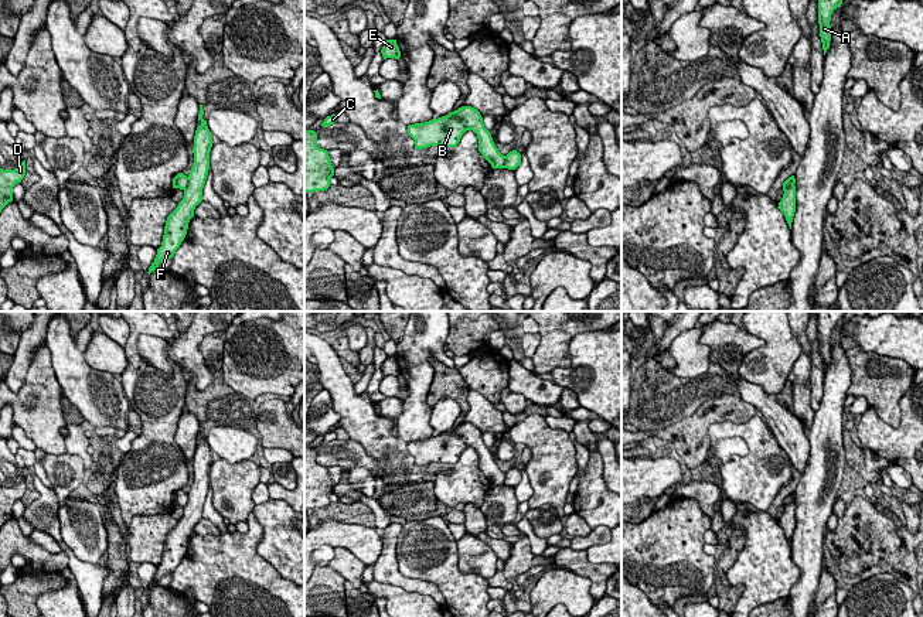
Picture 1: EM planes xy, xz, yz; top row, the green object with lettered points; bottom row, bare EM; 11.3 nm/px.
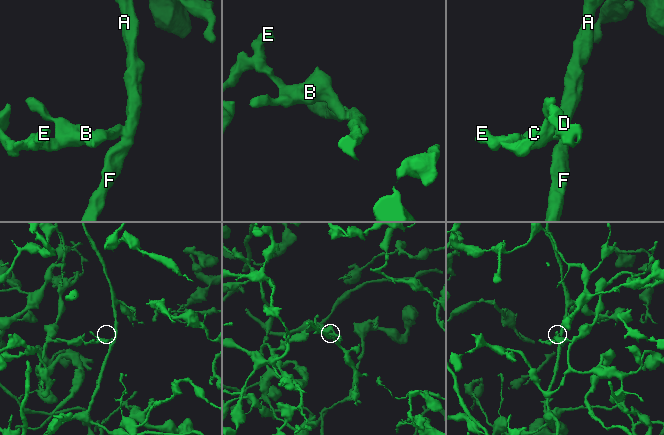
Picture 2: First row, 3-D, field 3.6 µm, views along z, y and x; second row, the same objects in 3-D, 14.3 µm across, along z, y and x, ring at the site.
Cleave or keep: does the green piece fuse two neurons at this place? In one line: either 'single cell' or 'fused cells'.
single cell

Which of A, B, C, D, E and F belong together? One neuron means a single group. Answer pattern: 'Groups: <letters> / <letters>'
Groups: A B C D E F

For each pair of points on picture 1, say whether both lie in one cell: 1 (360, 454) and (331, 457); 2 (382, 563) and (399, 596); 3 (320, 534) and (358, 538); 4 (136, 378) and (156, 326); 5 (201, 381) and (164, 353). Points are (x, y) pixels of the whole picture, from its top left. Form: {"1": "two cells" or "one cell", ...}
{"1": "one cell", "2": "two cells", "3": "one cell", "4": "one cell", "5": "one cell"}

